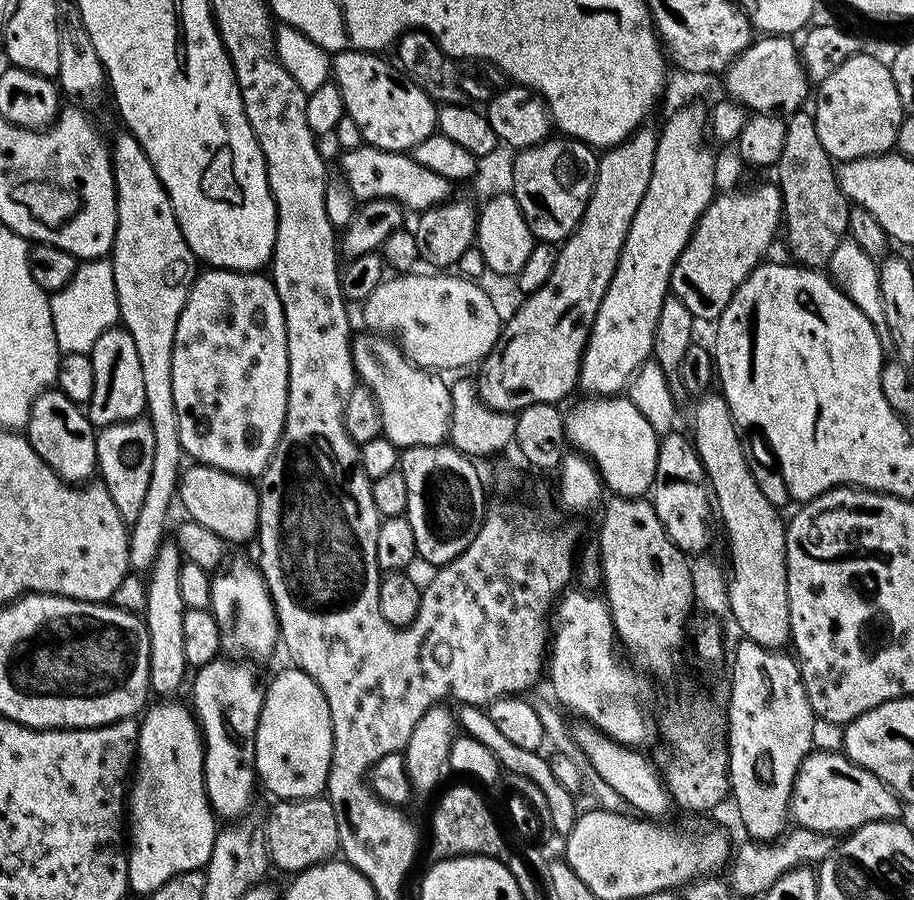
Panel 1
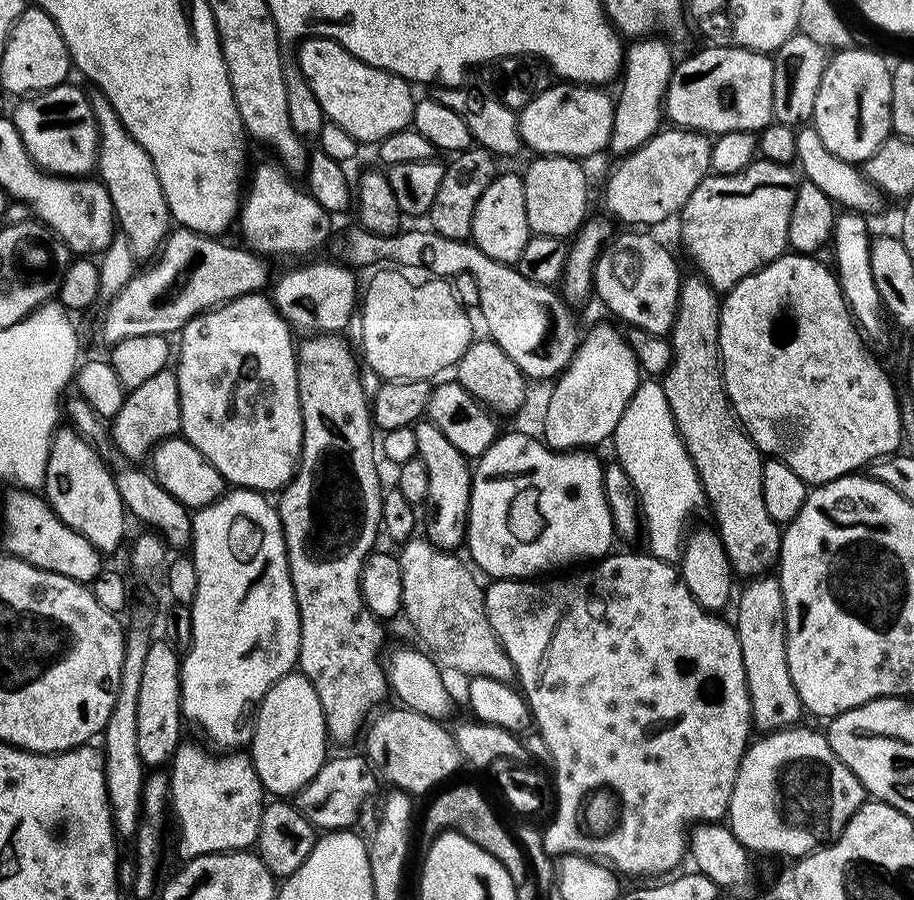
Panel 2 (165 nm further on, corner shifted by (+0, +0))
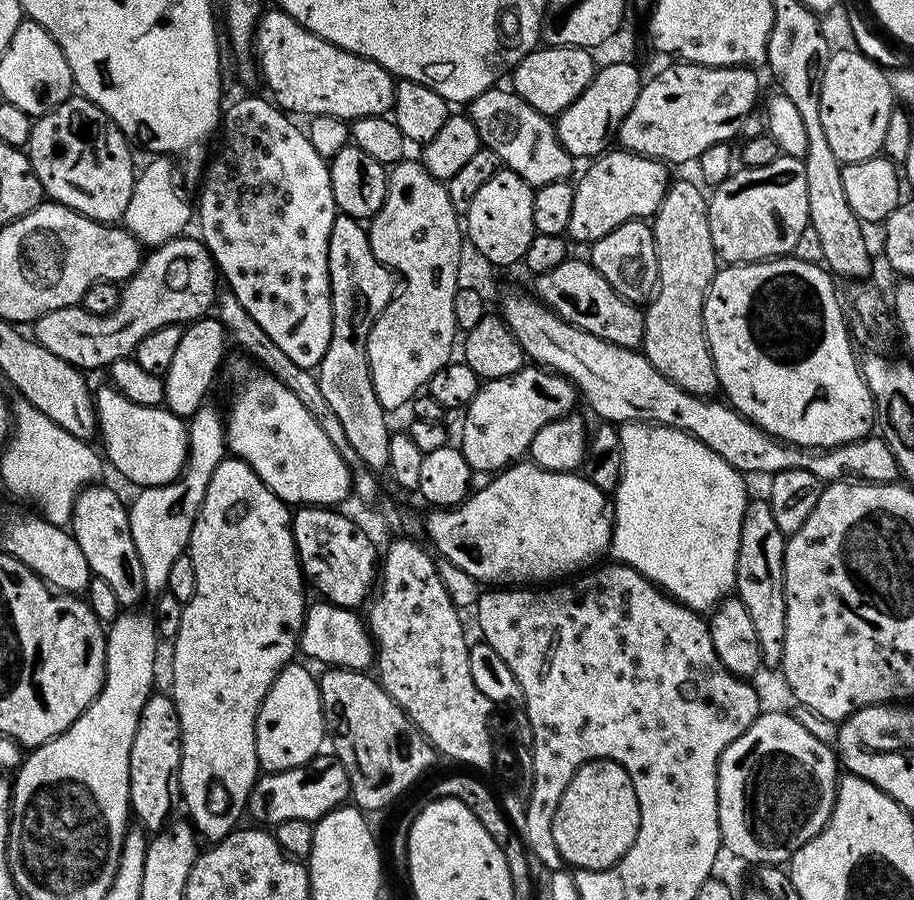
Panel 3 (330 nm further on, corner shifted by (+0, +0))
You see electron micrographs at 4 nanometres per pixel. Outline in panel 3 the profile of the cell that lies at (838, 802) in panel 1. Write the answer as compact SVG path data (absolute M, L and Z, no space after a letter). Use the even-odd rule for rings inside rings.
M761 711L760 716L750 726L750 730L746 730L746 734L742 734L742 738L730 742L730 746L726 746L726 750L720 756L720 765L718 766L718 822L720 823L720 839L723 847L727 851L729 848L734 855L741 856L742 859L756 864L755 866L766 864L780 866L791 861L793 854L803 844L810 842L810 838L814 838L828 825L828 819L836 805L836 787L840 784L841 775L837 753L829 745L818 742L818 738L814 738L814 734L810 734L806 730L806 726L802 726L802 722L796 720L795 715L788 713L787 716L784 712Z

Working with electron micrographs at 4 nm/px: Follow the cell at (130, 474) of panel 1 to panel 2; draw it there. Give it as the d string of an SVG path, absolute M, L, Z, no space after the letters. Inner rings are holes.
M165 370L154 374L142 386L131 389L122 402L122 410L111 417L110 440L114 447L126 459L140 462L162 440L171 440L180 432L182 410L178 398L178 378L175 371Z

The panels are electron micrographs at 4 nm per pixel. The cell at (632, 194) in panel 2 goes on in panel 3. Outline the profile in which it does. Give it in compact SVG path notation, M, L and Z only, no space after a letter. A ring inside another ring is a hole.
M627 150L607 151L599 155L588 165L588 170L575 183L574 205L570 214L570 226L567 235L575 242L591 244L600 240L610 231L626 223L628 220L646 220L654 216L659 210L662 198L670 183L669 167L661 160L650 159L648 156L639 156Z

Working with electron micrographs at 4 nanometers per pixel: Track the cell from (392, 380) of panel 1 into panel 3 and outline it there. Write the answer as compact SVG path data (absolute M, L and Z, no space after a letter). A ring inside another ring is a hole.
M525 366L506 378L485 380L481 383L475 398L463 409L464 425L460 428L460 441L458 441L460 452L472 467L473 473L495 474L507 468L509 464L517 463L534 442L534 434L538 434L542 426L569 415L575 409L572 407L575 406L576 400L578 404L577 390L565 376L559 376L558 373L539 366Z

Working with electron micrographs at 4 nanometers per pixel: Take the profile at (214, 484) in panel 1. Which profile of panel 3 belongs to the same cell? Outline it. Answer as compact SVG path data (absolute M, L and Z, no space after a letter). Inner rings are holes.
M105 386L101 392L97 391L95 398L98 436L99 439L104 439L102 452L111 467L113 464L130 483L136 484L137 489L162 486L180 477L184 465L188 463L188 426L181 417L174 415L164 406L138 406L111 386Z

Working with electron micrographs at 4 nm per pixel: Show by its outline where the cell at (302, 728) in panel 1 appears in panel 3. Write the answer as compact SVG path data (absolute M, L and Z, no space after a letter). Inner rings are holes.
M299 662L284 667L274 678L256 715L256 757L265 773L311 764L326 744L320 685Z

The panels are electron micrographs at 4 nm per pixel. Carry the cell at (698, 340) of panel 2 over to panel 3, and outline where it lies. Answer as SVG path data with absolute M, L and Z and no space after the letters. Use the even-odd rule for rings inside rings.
M673 179L659 210L650 220L658 254L658 286L656 295L643 309L642 351L650 366L654 366L658 374L670 378L674 386L683 392L708 398L720 387L704 329L704 303L710 282L718 271L718 257L714 250L714 238L710 238L708 196L705 189L693 180Z

